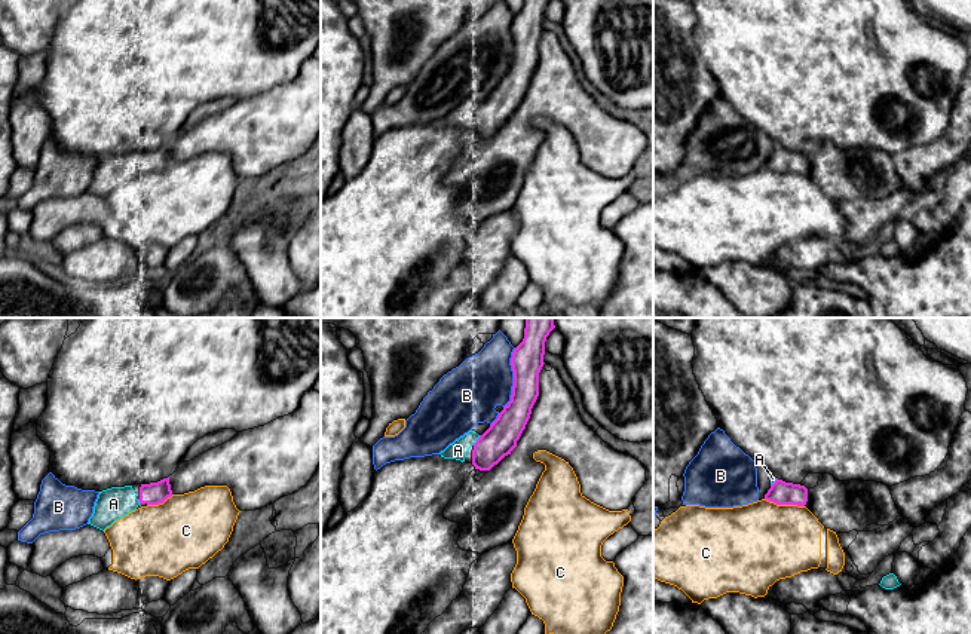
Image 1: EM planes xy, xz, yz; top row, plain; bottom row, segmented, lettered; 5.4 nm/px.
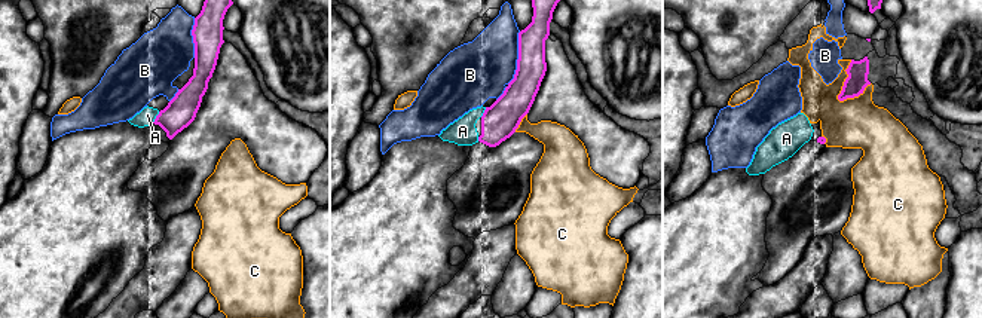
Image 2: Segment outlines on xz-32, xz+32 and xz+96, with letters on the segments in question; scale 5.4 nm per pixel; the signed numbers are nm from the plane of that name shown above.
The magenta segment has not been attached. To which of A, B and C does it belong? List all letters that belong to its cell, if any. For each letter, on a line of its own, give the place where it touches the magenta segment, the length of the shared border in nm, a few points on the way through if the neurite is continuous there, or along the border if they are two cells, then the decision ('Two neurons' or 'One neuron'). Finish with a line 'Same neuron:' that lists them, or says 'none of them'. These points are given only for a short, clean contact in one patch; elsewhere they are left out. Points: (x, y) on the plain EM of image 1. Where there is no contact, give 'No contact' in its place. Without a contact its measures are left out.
A: Touches magenta at xz (477, 107). Shared border 70 nm. One neuron
B: Touches magenta at xz (514, 45). Shared border 340 nm. Two neurons
C: Touches magenta at yz (784, 171). Shared border 220 nm. Two neurons
Same neuron: A

